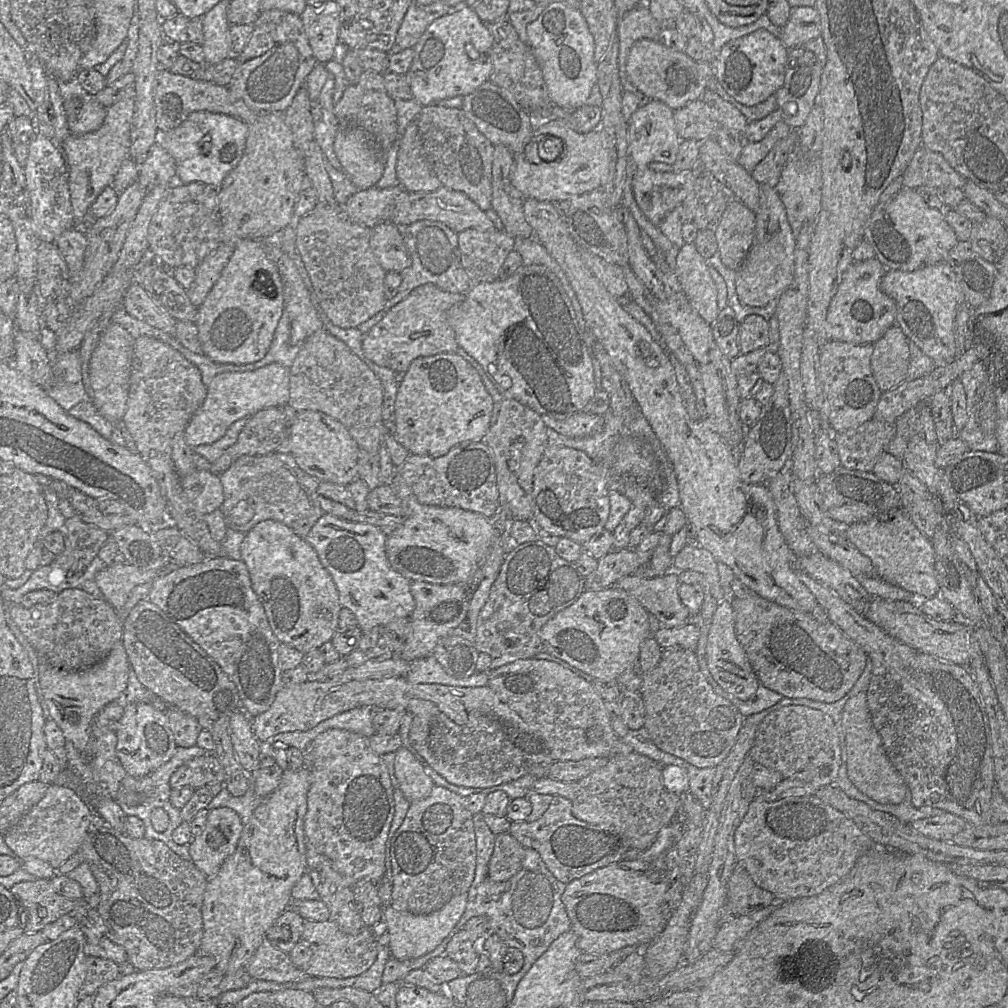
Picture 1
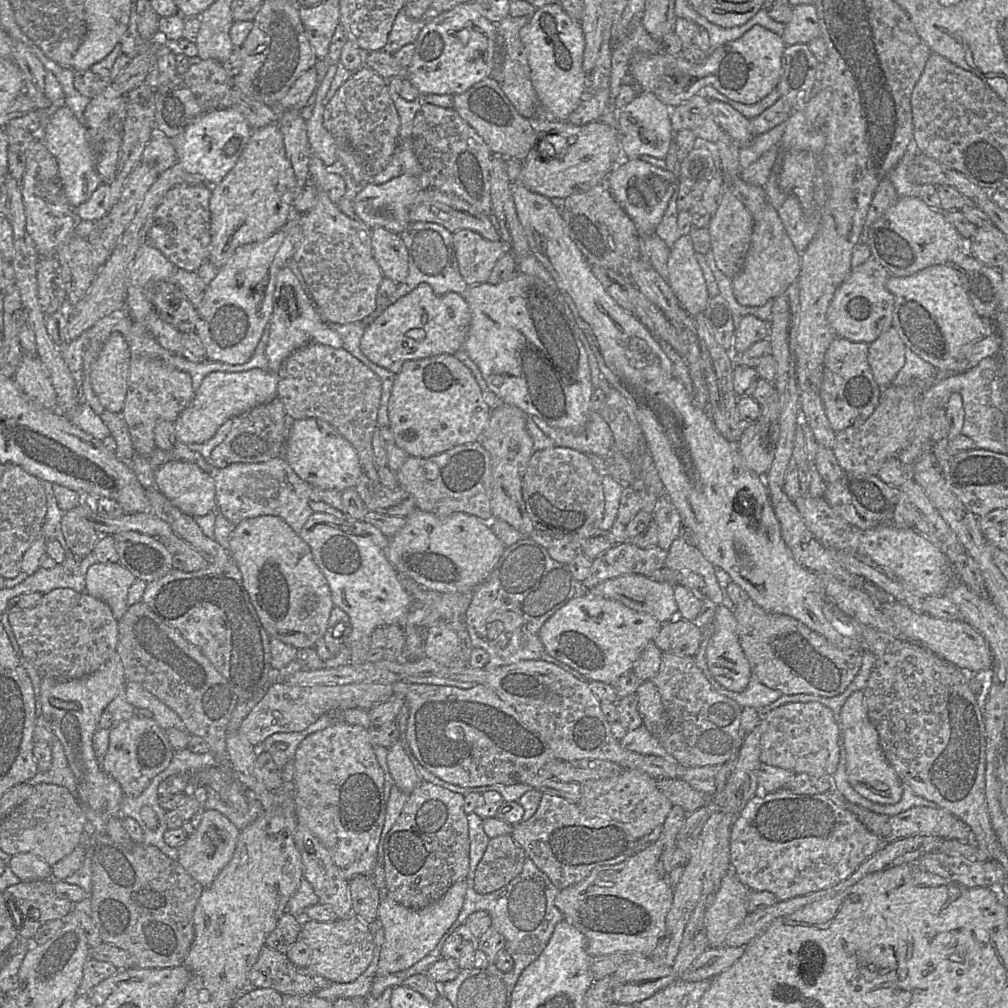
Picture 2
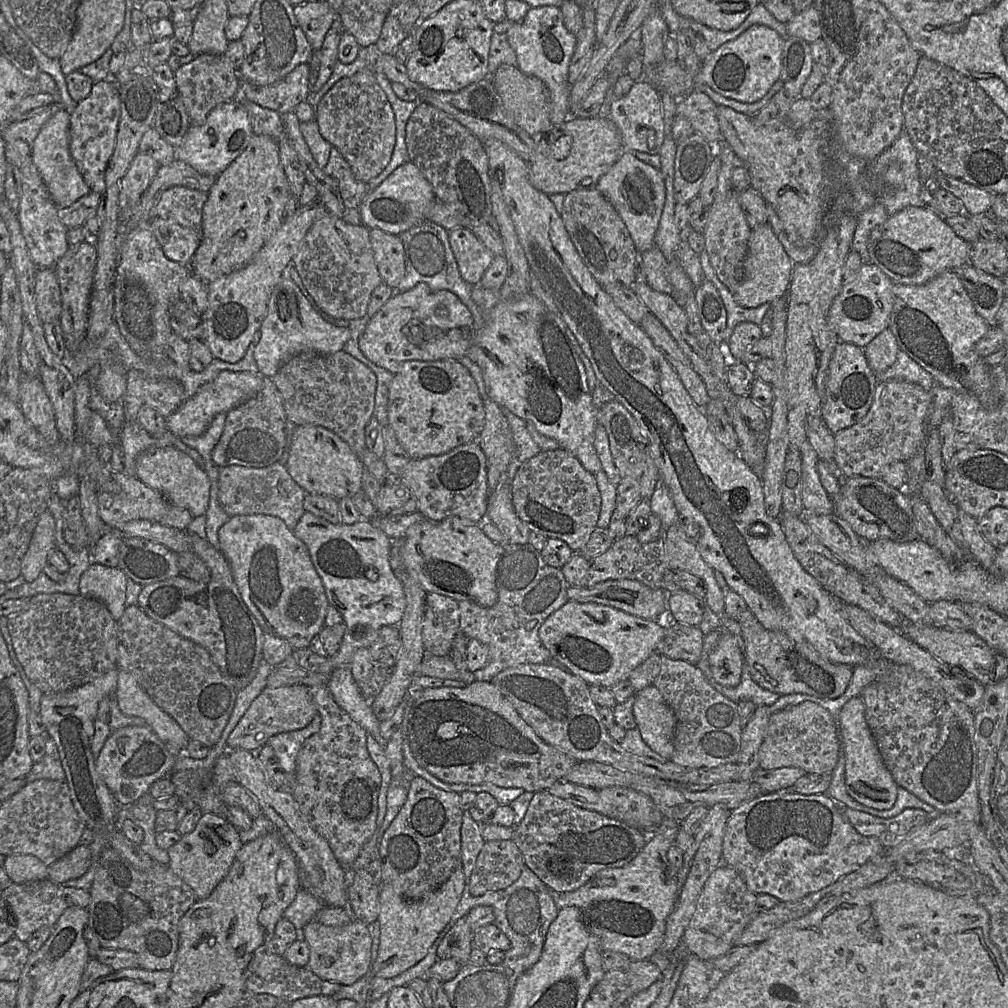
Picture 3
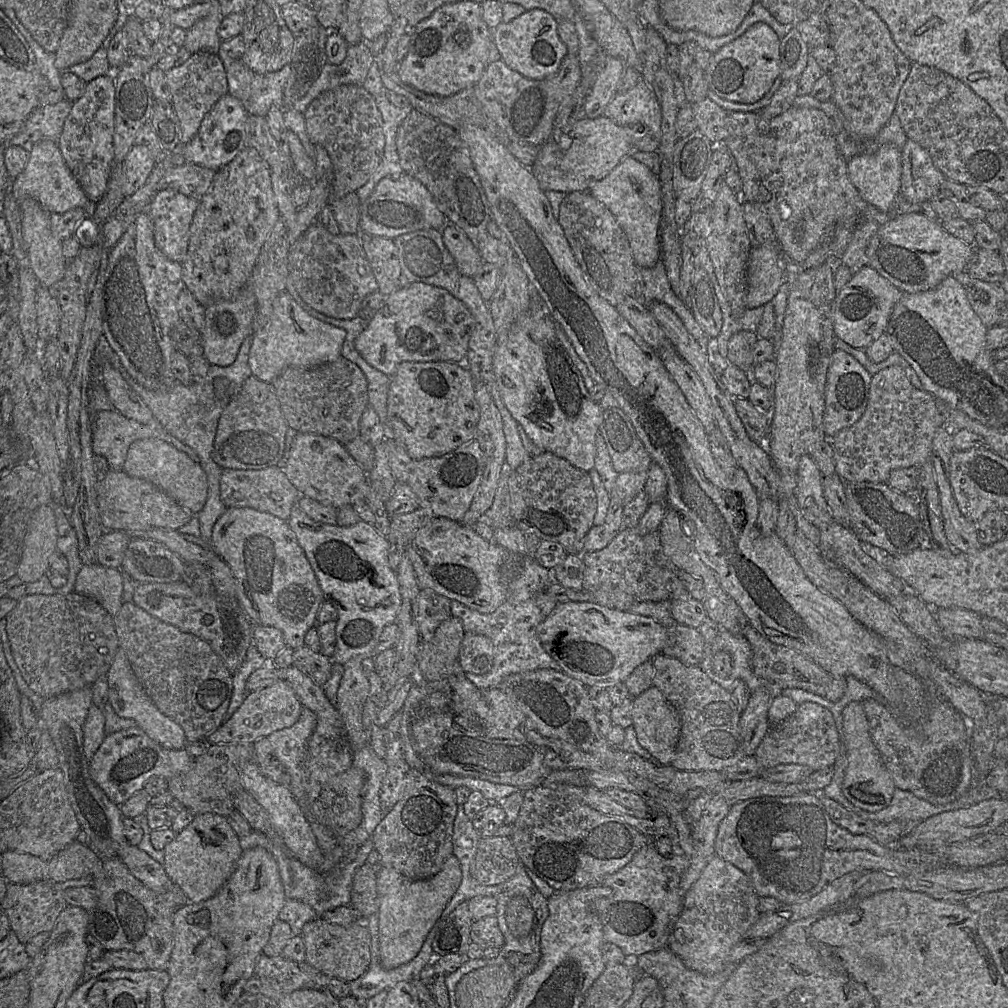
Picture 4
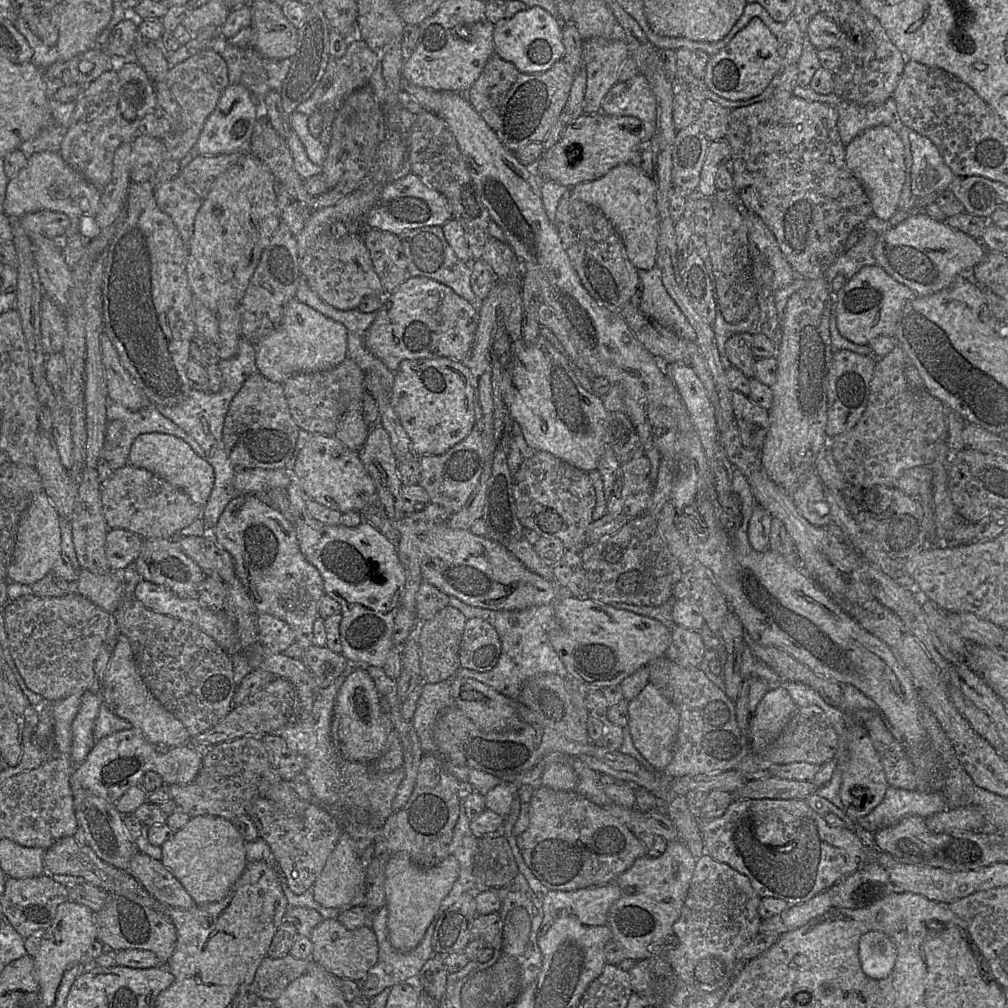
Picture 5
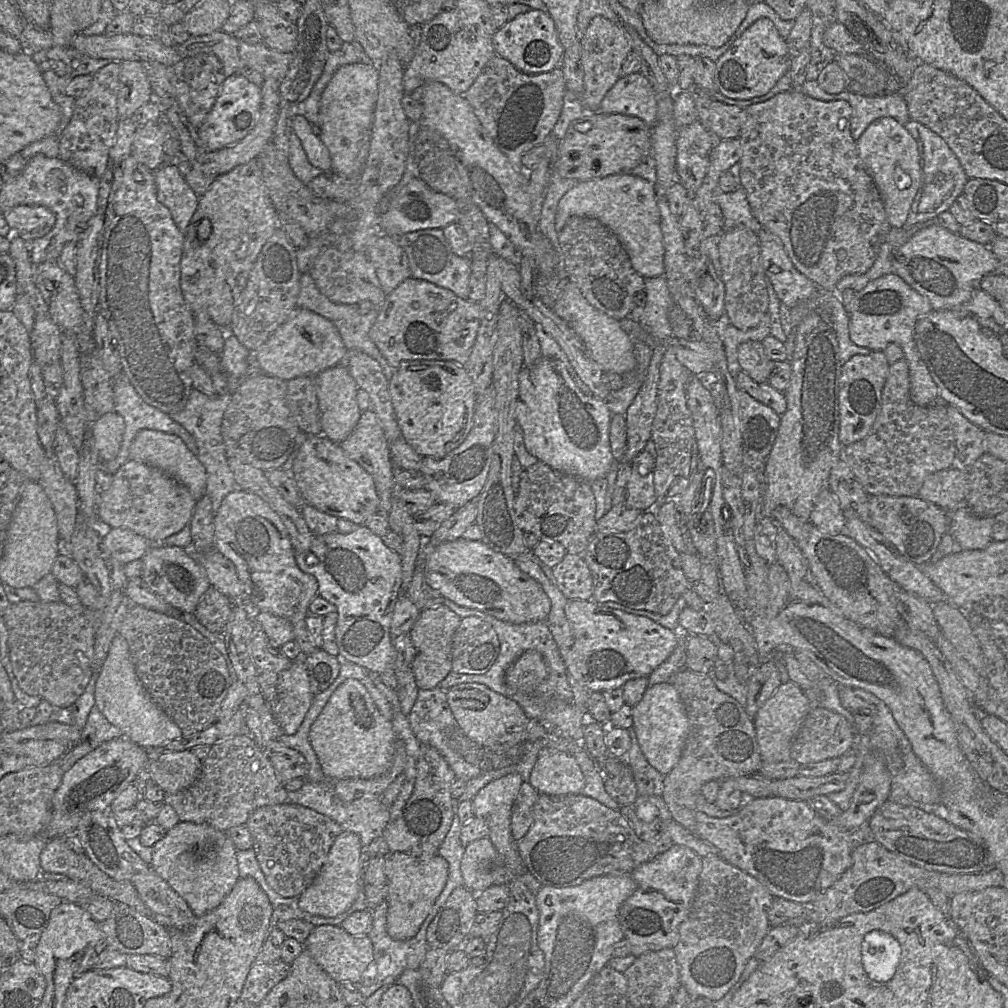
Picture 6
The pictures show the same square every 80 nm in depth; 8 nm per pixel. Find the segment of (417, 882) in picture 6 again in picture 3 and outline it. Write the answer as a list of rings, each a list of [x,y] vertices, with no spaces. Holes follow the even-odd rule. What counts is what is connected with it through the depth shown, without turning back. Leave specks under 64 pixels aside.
[[[462,868],[456,869],[450,878],[437,890],[418,901],[409,901],[400,896],[387,883],[379,887],[380,943],[372,975],[380,978],[393,978],[421,961],[450,922],[461,900],[465,886]]]

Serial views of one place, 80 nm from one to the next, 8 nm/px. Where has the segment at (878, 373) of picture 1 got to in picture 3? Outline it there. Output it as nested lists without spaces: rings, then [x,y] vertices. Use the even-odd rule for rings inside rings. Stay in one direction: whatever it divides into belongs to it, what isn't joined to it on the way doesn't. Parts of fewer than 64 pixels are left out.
[[[889,328],[878,334],[864,347],[868,365],[874,373],[889,369],[895,363],[899,351],[896,338]]]

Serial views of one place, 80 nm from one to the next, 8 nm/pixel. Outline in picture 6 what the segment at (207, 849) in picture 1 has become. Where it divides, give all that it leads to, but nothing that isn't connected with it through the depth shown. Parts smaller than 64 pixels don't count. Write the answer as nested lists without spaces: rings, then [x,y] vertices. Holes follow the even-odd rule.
[[[179,822],[152,847],[151,868],[189,905],[197,916],[218,907],[239,880],[237,849],[226,831],[207,824]],[[195,847],[215,849],[212,861],[196,861]]]

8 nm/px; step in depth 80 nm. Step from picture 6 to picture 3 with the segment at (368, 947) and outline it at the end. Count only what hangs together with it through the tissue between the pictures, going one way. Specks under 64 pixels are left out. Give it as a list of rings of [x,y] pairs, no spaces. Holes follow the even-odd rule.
[[[352,919],[345,925],[326,926],[312,920],[303,928],[303,938],[310,951],[306,967],[323,980],[351,985],[370,971],[372,937],[363,922]]]

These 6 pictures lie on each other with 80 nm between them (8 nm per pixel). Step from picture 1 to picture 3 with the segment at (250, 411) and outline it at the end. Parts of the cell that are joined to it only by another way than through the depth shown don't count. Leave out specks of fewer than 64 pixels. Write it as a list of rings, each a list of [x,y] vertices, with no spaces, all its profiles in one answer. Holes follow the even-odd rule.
[[[231,371],[220,372],[215,379],[204,384],[193,397],[185,400],[175,412],[173,412],[168,418],[166,418],[168,430],[179,438],[185,436],[202,435],[218,414],[228,413],[233,408],[254,397],[262,389],[265,378],[266,377],[264,377],[260,373]]]

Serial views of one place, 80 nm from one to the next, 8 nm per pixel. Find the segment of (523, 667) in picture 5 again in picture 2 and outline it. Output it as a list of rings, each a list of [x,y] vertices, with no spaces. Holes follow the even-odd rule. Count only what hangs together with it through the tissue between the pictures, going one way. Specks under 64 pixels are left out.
[[[530,537],[506,546],[490,576],[472,592],[472,600],[466,611],[465,622],[473,647],[482,648],[489,655],[484,669],[487,671],[521,660],[539,660],[546,652],[539,632],[543,624],[572,598],[590,589],[578,582],[568,564],[560,563],[549,555],[547,548]]]

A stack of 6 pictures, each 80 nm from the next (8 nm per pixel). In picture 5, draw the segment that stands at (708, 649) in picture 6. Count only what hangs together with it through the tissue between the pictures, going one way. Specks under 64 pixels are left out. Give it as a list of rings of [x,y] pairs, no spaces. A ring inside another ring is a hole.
[[[675,625],[671,629],[671,645],[666,657],[686,668],[699,668],[707,648],[699,631]]]

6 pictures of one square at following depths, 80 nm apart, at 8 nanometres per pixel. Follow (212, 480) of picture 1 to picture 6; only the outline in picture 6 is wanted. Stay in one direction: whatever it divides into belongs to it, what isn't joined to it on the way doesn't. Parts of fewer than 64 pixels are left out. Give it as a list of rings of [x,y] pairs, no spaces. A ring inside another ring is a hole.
[[[154,430],[139,431],[129,448],[129,459],[163,470],[187,487],[195,501],[206,494],[207,474],[205,467],[187,448],[183,440],[175,435]]]

